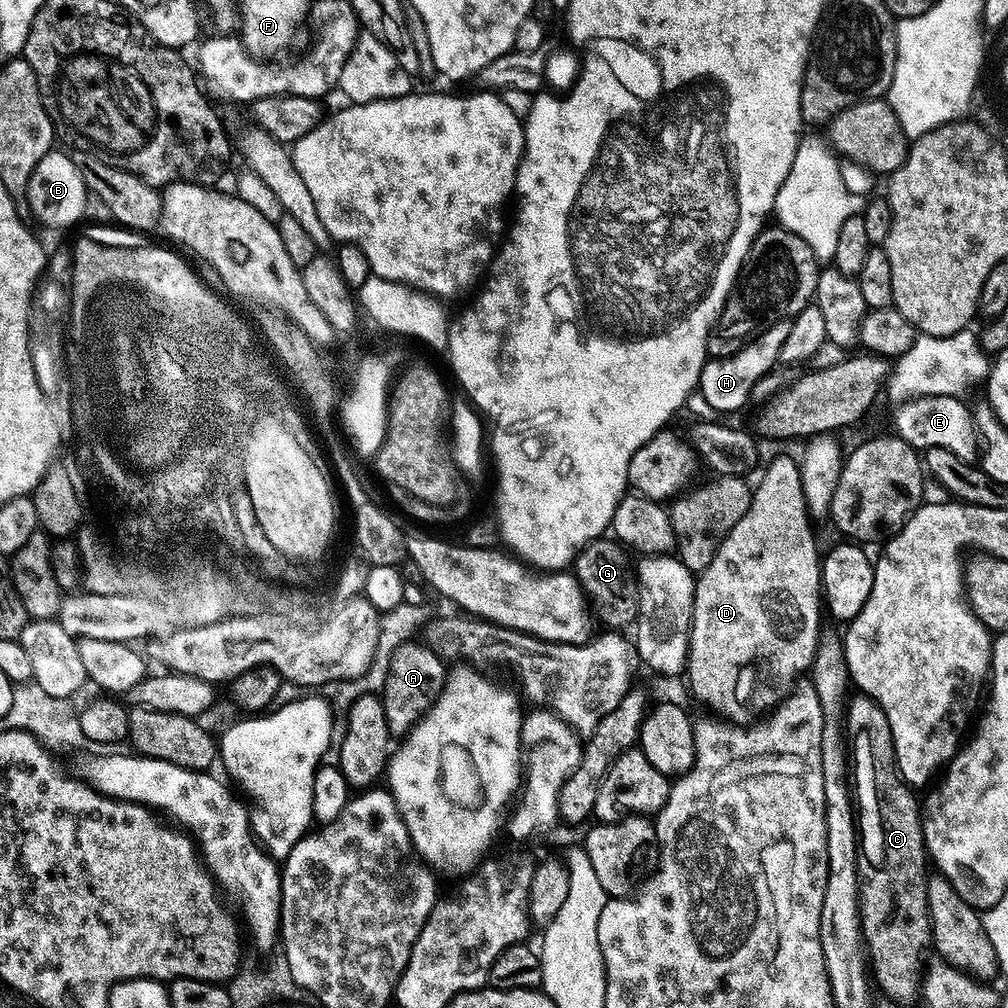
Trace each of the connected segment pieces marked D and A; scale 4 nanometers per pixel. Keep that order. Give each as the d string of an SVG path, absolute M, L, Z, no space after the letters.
M795 455L793 457L776 456L768 465L766 464L763 465L763 468L765 467L764 473L762 473L763 468L759 473L759 476L761 475L760 481L755 481L750 510L746 510L746 514L742 514L738 526L734 526L734 530L730 530L730 534L726 534L721 540L720 549L714 558L714 562L710 562L710 566L706 566L705 572L708 573L708 576L702 572L699 573L696 581L696 598L694 600L694 610L692 611L692 634L690 636L690 646L688 647L688 666L686 669L688 684L692 687L693 694L702 703L710 704L718 711L715 713L723 714L729 721L743 725L755 721L761 714L775 708L777 704L781 704L788 697L793 684L811 669L812 659L816 653L816 644L822 635L822 627L820 628L820 610L822 614L822 556L819 551L816 553L816 536L812 533L811 526L813 527L813 525L810 523L806 498L802 494L800 466Z
M416 638L405 641L392 652L382 691L389 737L407 736L412 731L412 727L419 720L423 720L426 713L431 710L432 704L440 697L440 692L444 689L446 679L444 664L445 661L433 648Z

